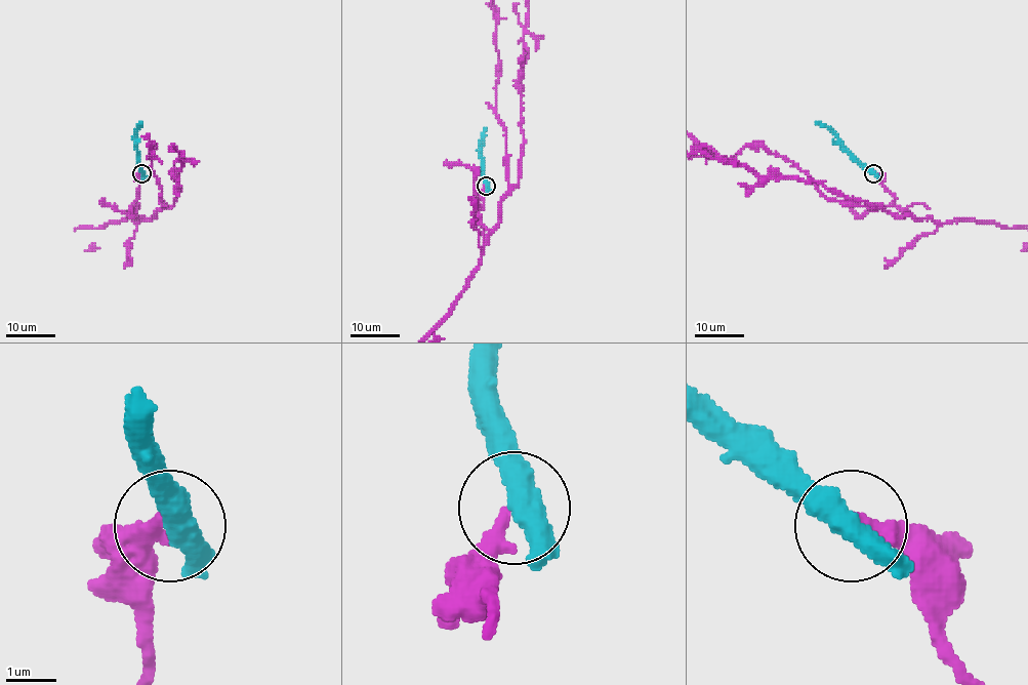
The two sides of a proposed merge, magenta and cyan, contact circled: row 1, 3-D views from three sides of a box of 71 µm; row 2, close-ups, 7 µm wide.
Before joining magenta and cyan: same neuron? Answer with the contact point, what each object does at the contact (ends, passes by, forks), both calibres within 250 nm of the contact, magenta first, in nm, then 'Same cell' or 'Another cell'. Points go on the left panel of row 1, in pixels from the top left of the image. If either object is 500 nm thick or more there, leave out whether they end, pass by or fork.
Place: (141, 173). At the ring magenta ends. At the ring cyan passes by. Thickness 340 nm (magenta) against 480 nm. Another cell

